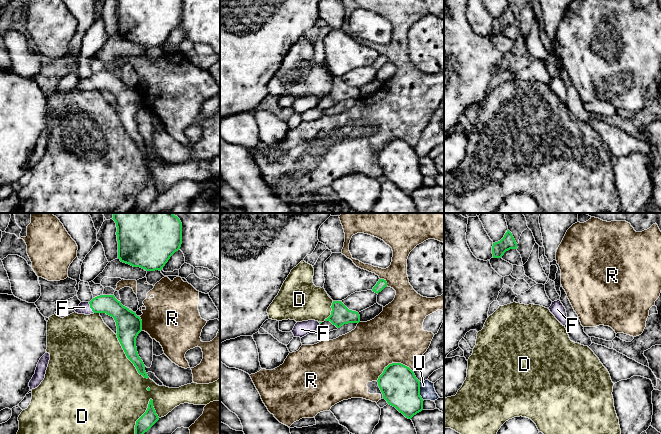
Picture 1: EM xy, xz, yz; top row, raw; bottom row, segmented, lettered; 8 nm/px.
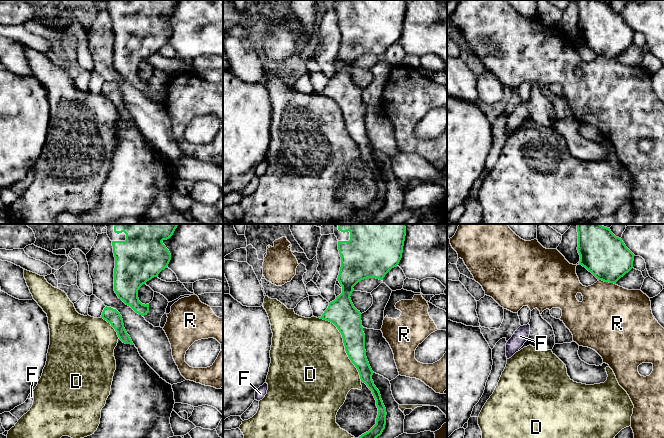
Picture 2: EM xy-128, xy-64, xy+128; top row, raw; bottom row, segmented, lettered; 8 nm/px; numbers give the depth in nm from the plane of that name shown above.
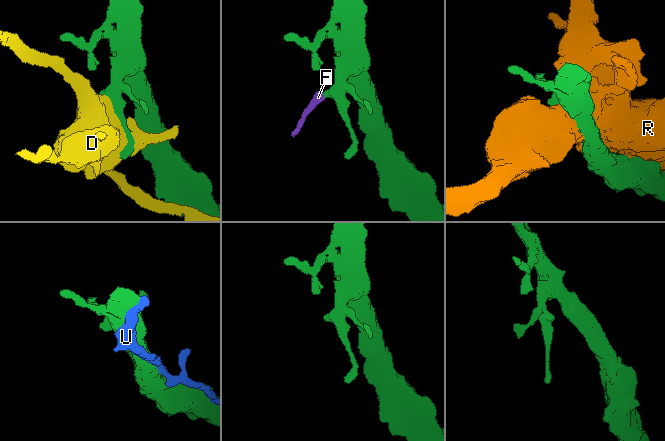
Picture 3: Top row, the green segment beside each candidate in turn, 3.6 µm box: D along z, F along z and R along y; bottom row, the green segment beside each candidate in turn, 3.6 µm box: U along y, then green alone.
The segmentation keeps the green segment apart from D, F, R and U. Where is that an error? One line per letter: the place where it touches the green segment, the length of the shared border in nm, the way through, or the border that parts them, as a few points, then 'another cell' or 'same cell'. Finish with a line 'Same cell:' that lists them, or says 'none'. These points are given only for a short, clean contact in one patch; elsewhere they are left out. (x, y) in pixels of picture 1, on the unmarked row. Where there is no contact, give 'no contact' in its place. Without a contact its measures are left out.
D: contact xy (141, 192); length 320 nm; another cell
F: contact xy (90, 83); length 100 nm; way xy (108, 80), (98, 80), (90, 83), (84, 83); same cell
R: contact xz (393, 139); length 320 nm; another cell
U: contact xz (419, 167); length 160 nm; another cell
Same cell: F

